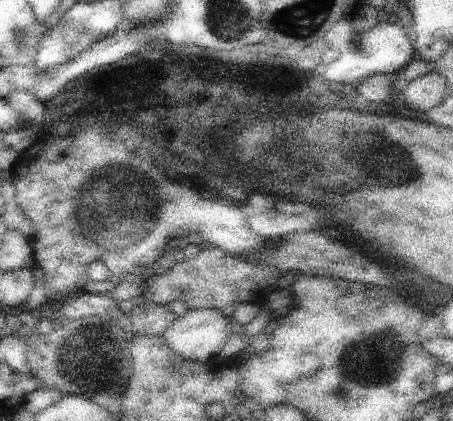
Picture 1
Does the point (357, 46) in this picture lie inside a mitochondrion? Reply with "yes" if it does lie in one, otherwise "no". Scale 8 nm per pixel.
yes

